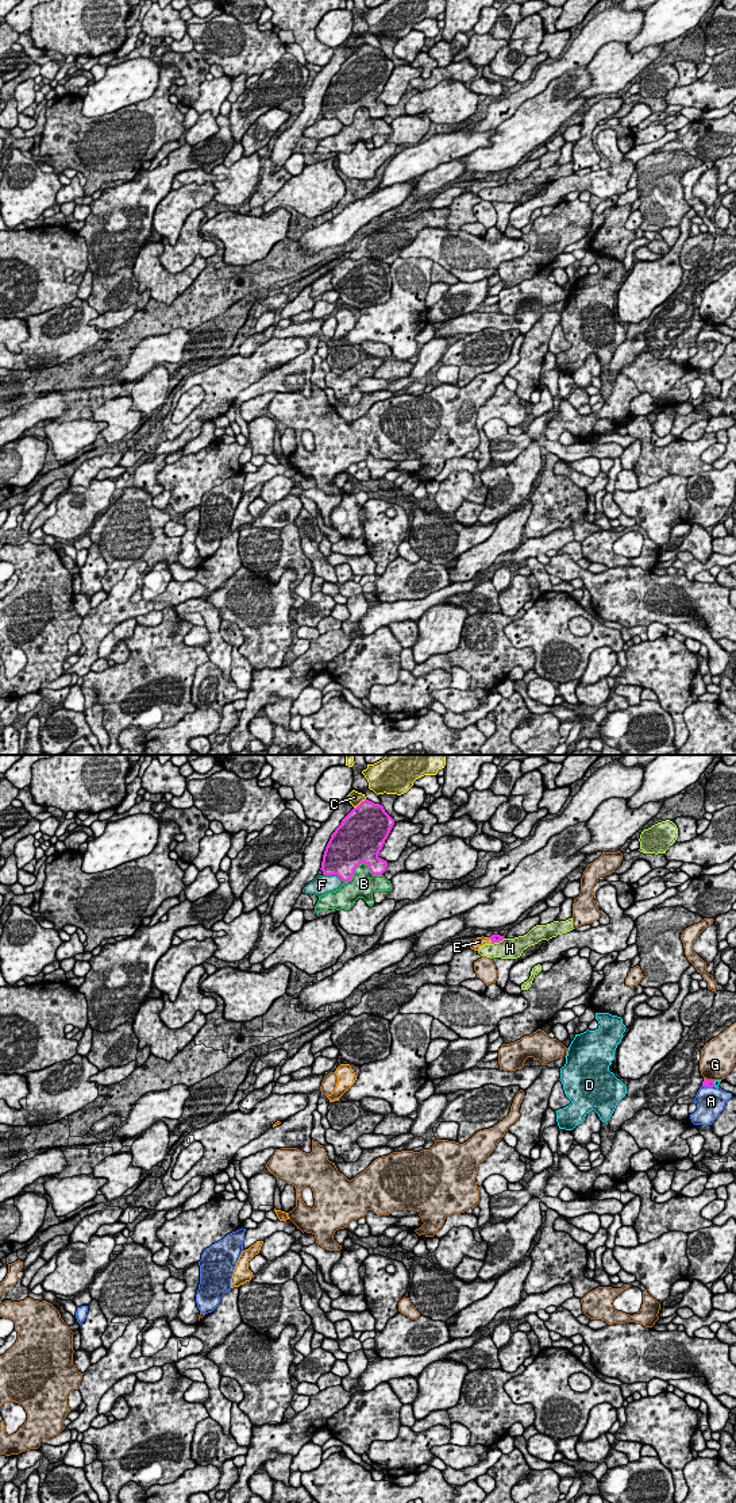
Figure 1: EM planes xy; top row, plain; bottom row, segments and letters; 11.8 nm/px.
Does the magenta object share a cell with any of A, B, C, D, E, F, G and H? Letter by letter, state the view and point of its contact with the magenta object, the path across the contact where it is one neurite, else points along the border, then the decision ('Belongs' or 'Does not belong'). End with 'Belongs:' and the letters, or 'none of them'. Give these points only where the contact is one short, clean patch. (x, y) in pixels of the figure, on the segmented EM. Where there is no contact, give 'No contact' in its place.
A: Touches magenta at xy (708, 1086). Does not belong
B: Touches magenta at xy (361, 863). Does not belong
C: Touches magenta at xy (361, 802). Does not belong
D: Touches magenta at xy (713, 1083). Boundary: xy (713, 1080), (715, 1085). Does not belong
E: Touches magenta at xy (490, 939). Path across: xy (494, 937), (490, 939), (478, 941). Belongs
F: Touches magenta at xy (334, 874). Does not belong
G: Touches magenta at xy (709, 1080). Does not belong
H: Touches magenta at xy (497, 941). Does not belong
Belongs: E

